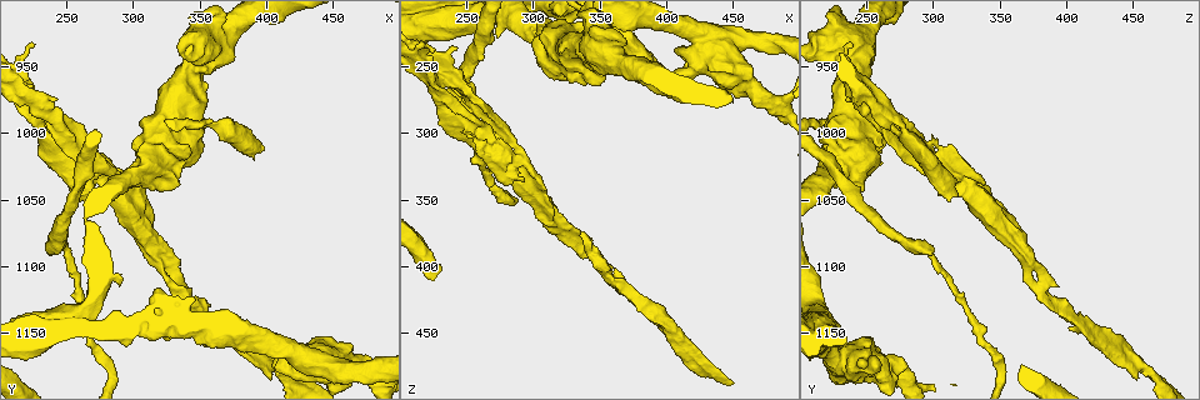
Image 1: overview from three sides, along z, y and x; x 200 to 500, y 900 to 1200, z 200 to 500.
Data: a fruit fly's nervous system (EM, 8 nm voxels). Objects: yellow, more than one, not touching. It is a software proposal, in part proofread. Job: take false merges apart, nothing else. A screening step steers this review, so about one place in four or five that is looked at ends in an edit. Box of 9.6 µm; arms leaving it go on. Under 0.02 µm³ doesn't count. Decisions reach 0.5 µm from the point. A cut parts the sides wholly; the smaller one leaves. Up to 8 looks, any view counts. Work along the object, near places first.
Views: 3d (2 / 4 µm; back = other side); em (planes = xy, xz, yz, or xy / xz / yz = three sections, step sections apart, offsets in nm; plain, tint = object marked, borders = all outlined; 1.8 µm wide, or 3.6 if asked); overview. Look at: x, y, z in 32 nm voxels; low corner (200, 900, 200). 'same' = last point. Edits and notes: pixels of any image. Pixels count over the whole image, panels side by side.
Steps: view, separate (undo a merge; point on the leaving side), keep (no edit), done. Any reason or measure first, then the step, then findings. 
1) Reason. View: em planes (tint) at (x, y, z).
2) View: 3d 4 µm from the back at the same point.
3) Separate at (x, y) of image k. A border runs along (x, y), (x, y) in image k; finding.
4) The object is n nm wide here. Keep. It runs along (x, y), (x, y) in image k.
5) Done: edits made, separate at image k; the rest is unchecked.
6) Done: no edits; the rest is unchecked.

Touches itself. View: 3d 2 µm from the back at (238, 986, 250).

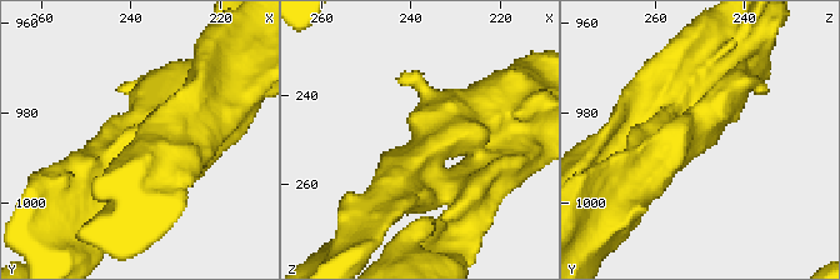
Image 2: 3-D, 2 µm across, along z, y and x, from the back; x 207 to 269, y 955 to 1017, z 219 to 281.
Shape alone is not enough. View: em planes (plain) at (235, 983, 251).

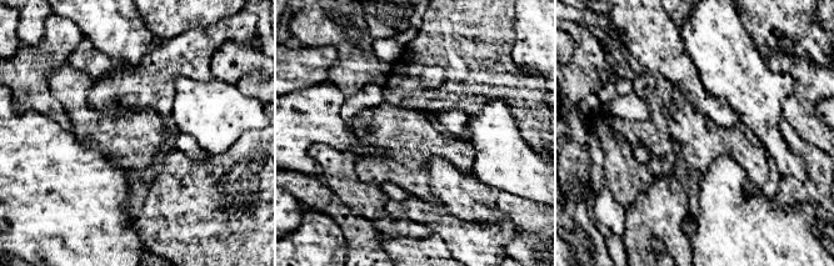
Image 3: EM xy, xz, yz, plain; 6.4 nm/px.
View: em planes (borders) at the same point.

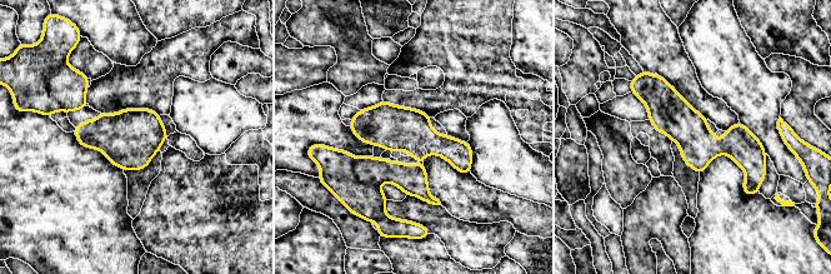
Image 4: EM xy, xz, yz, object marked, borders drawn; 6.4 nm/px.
The object is 240 nm wide here. Separate at (368, 202) of image 4. Two neurons meet here.

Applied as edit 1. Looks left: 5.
Calibre changes. View: 3d 4 µm from the back at (250, 1090, 298).

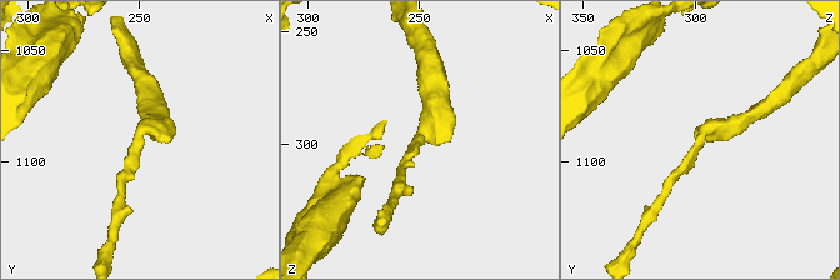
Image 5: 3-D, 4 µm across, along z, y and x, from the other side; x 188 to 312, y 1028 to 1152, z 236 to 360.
Now the EM. View: em planes (plain) at (251, 1090, 297).

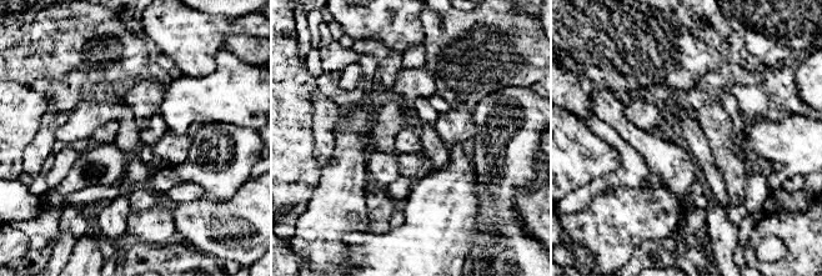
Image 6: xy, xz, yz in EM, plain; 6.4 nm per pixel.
View: em planes (borders) at the same point.

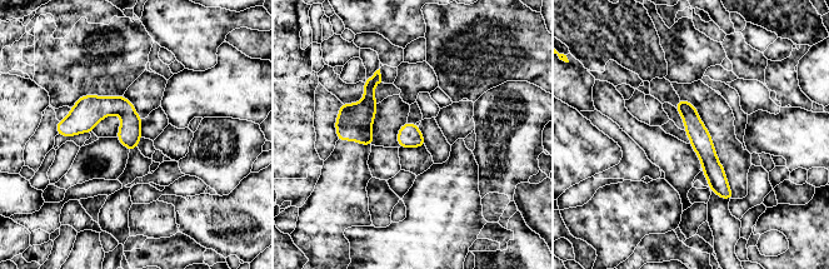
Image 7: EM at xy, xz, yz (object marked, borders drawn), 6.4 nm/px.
Keep. One neuron here.

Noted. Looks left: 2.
Done: edits made, separate at image 4; the rest is unchecked.

